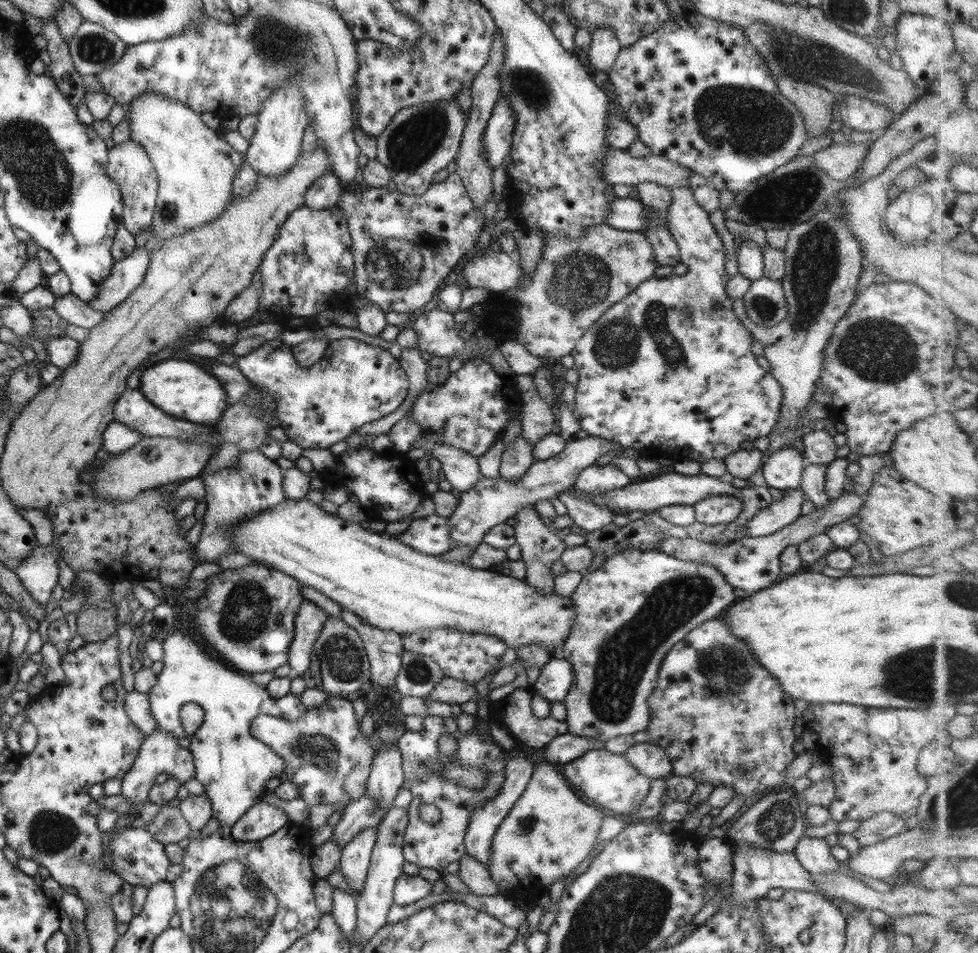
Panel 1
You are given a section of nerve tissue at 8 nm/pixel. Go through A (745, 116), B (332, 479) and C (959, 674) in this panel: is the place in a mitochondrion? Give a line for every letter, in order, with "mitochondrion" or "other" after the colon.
A: mitochondrion
B: other
C: mitochondrion

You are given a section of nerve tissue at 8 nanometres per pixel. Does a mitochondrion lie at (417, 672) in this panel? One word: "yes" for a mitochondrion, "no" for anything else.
yes

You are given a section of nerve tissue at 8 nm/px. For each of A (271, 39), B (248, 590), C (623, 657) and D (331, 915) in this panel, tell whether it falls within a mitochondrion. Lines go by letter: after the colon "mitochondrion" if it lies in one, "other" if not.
A: mitochondrion
B: mitochondrion
C: mitochondrion
D: other

